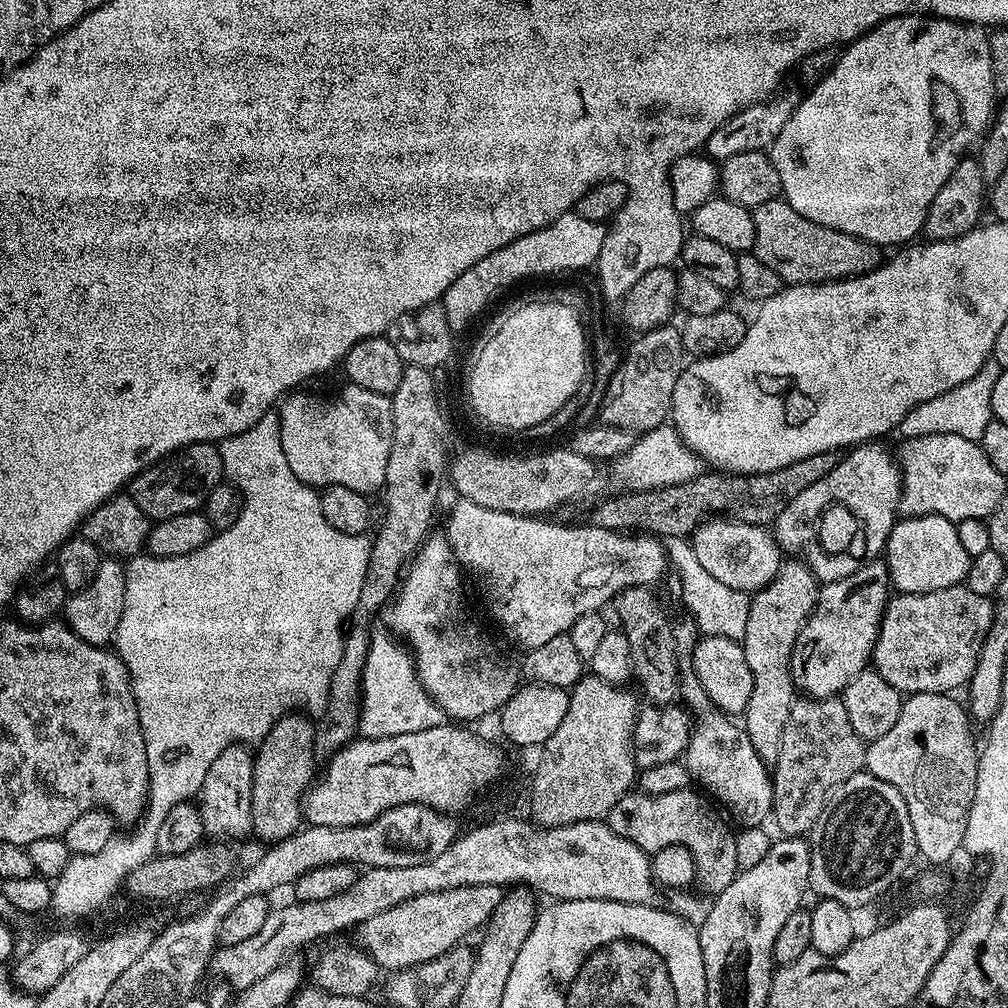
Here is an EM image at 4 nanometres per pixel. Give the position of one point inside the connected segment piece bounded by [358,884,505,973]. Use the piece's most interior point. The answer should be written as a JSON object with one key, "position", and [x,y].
{"position":[427,926]}

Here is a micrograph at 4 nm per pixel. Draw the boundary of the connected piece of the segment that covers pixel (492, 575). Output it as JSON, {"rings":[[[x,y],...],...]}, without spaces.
{"rings":[[[460,498],[455,501],[457,504],[448,512],[448,529],[446,535],[448,544],[453,550],[455,559],[458,561],[461,569],[470,571],[476,575],[476,580],[480,583],[480,588],[484,591],[484,600],[488,603],[488,612],[494,619],[500,623],[500,628],[516,644],[521,644],[521,649],[527,650],[534,646],[543,646],[549,638],[558,638],[567,634],[582,618],[582,614],[601,611],[605,606],[611,605],[619,596],[622,590],[627,588],[643,588],[645,586],[654,586],[655,583],[662,579],[664,571],[670,568],[670,561],[667,552],[664,551],[664,540],[657,538],[652,534],[625,534],[623,531],[611,532],[595,528],[591,524],[584,522],[582,524],[555,524],[552,518],[537,518],[534,516],[519,516],[510,514],[502,510],[486,510],[486,506],[478,506],[474,502]]]}

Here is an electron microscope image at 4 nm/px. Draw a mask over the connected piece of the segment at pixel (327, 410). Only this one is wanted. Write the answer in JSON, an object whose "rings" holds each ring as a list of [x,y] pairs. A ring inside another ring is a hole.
{"rings":[[[357,384],[345,385],[337,396],[311,396],[304,392],[308,390],[300,390],[279,405],[282,450],[290,470],[303,484],[337,484],[365,494],[379,493],[384,487],[394,434],[392,401]]]}

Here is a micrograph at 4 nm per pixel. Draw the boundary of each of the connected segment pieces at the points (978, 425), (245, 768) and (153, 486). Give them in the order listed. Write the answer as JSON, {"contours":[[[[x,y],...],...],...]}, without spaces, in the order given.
{"contours":[[[[989,358],[970,378],[970,382],[962,382],[962,386],[954,386],[954,390],[946,390],[938,394],[938,398],[930,398],[930,402],[922,402],[902,418],[898,429],[901,437],[913,440],[919,436],[930,434],[958,434],[958,438],[966,438],[979,442],[986,426],[992,419],[992,399],[994,398],[994,382],[998,382],[1002,369],[995,359]]],[[[231,744],[210,762],[210,770],[206,770],[206,782],[202,782],[200,795],[198,797],[198,807],[202,814],[202,826],[205,833],[212,838],[227,838],[229,841],[237,842],[244,835],[252,832],[252,779],[254,770],[252,769],[253,753],[243,744]]],[[[212,442],[191,444],[139,472],[126,492],[134,502],[138,502],[138,510],[142,510],[149,520],[155,522],[203,509],[207,496],[224,479],[219,447]]]]}

